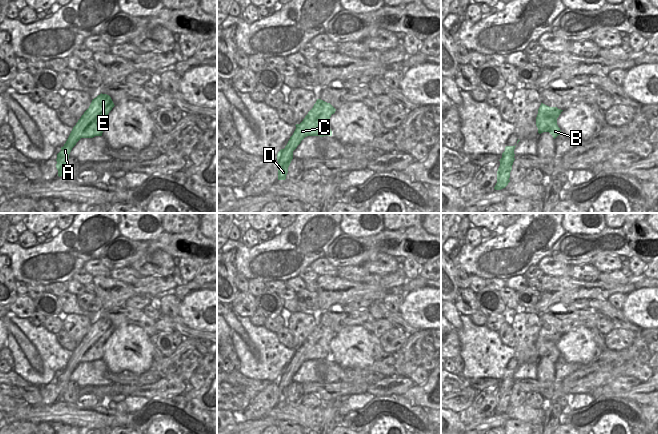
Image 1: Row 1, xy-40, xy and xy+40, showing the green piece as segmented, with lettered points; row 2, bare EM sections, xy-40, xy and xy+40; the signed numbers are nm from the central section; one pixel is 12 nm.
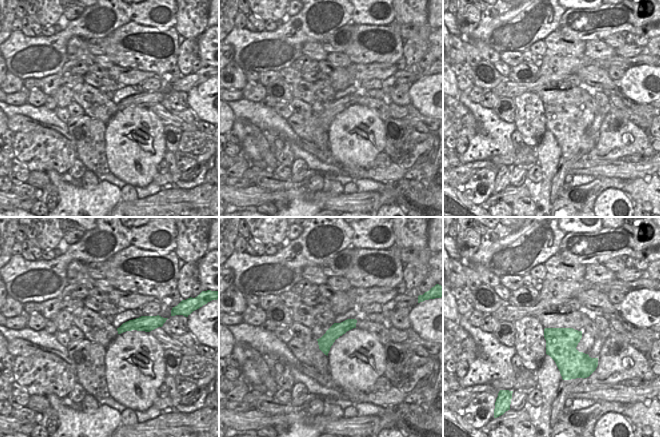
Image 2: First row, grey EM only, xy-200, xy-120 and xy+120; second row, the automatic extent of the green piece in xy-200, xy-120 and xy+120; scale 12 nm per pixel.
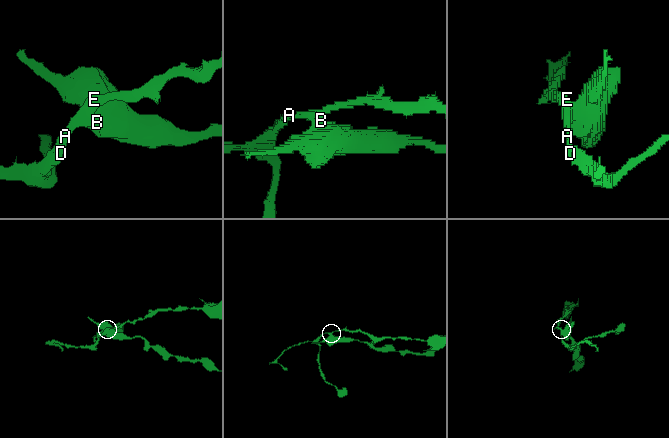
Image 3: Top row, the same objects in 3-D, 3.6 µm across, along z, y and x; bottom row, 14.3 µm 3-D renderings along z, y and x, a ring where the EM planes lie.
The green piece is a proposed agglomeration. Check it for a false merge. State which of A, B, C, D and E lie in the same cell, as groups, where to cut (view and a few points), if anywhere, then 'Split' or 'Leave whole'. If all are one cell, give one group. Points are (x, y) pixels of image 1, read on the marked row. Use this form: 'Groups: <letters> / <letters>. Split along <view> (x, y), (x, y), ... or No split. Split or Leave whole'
Groups: A C D E / B. Split along xy+40 (557, 108), (550, 117), (545, 118), (545, 128), (549, 132). Split.

